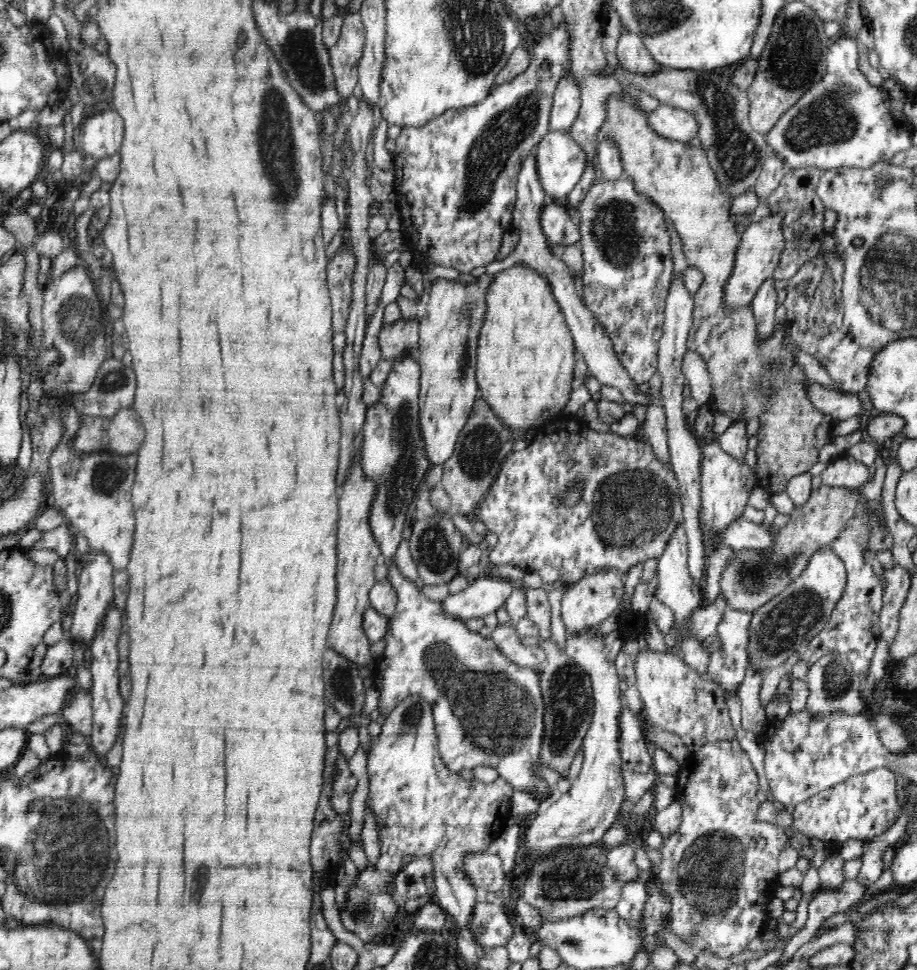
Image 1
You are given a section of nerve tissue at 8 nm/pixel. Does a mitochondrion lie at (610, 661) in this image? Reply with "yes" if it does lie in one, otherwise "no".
no

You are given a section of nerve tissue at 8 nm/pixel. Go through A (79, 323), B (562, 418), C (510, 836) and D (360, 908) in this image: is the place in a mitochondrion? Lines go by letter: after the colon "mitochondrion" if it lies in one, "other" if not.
A: mitochondrion
B: other
C: other
D: mitochondrion

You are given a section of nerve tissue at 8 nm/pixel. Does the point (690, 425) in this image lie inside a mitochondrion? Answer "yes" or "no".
no

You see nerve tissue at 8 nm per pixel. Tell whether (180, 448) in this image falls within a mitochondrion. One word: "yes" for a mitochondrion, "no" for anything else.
no

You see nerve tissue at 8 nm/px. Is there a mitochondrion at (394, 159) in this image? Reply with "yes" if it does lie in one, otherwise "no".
no

